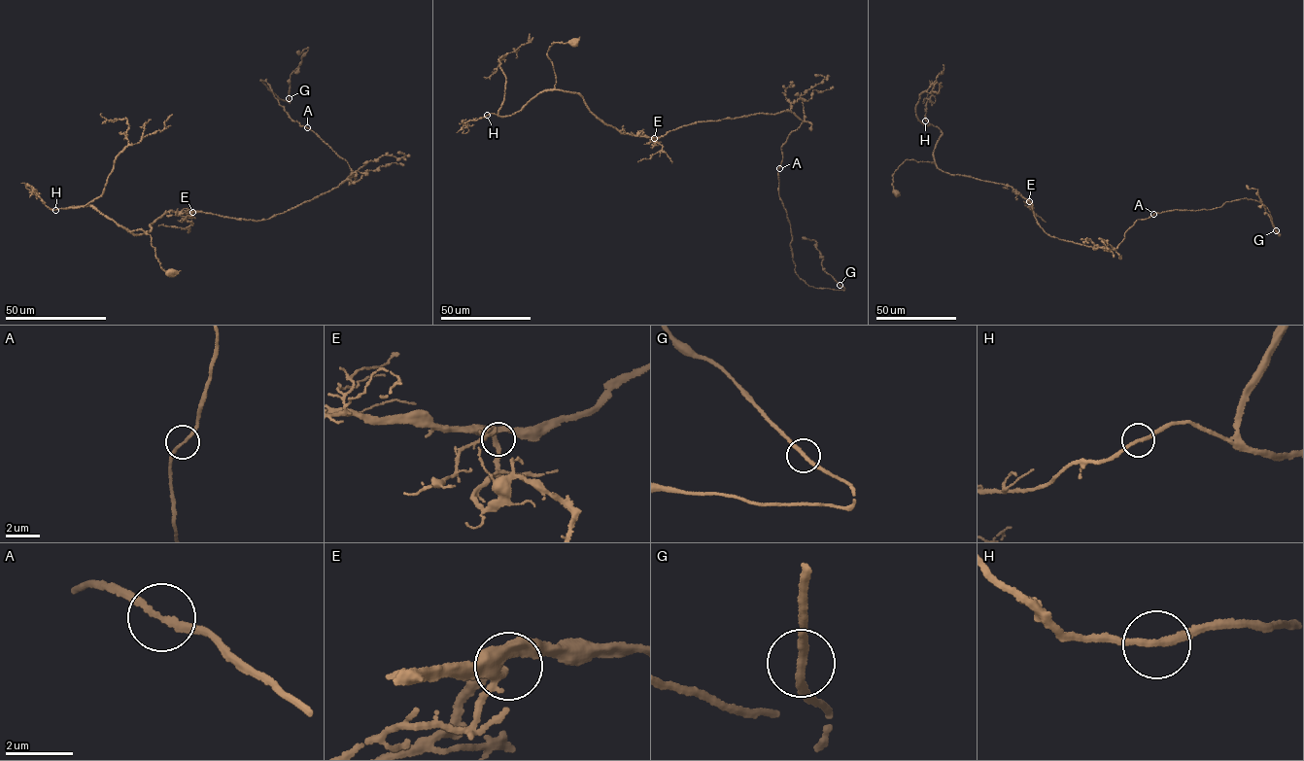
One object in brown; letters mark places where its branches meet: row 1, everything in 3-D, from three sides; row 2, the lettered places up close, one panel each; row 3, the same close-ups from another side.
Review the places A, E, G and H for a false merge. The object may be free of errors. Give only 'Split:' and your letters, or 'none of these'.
Split: none of these

